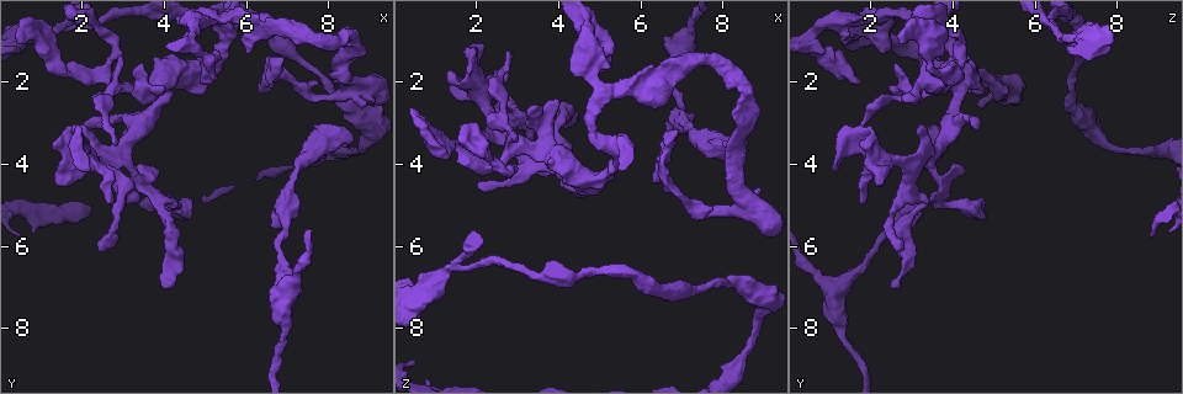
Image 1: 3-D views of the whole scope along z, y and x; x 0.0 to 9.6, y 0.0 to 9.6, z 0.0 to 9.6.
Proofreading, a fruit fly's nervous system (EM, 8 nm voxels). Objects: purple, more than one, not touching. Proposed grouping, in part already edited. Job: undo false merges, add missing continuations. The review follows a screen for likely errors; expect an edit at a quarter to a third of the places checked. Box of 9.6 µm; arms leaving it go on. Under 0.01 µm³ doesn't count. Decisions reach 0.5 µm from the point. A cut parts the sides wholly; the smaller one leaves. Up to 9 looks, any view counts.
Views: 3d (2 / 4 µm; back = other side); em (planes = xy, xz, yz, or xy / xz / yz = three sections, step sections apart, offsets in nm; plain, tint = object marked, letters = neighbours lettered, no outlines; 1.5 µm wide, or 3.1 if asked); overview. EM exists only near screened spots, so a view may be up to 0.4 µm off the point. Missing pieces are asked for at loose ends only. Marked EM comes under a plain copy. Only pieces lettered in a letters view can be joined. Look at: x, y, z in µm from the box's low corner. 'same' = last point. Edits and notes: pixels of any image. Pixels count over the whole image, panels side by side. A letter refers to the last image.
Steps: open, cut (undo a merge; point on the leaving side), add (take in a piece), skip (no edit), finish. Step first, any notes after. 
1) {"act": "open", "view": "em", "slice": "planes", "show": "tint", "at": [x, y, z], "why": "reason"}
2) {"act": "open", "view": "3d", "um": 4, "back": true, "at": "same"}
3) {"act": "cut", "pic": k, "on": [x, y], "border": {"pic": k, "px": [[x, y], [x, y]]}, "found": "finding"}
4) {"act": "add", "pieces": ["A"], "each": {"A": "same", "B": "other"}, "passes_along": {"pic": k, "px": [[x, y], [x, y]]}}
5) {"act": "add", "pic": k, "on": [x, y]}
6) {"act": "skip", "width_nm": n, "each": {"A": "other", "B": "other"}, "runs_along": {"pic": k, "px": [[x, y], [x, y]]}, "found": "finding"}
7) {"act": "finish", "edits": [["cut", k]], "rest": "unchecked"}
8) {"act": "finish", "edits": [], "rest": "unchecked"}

{"act": "open", "view": "em", "slice": "planes", "show": "tint", "at": [3.85, 4.70, 3.70], "why": "looks like a crossing"}

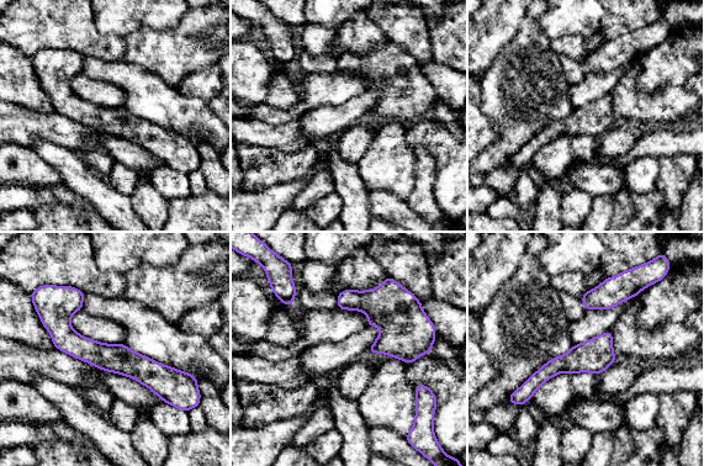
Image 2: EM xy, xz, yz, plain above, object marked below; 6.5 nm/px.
{"act": "open", "view": "em", "slice": "planes", "show": "letters", "at": "same"}

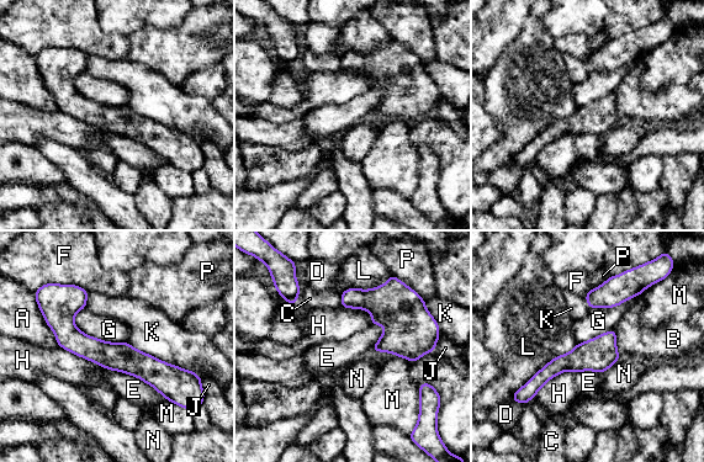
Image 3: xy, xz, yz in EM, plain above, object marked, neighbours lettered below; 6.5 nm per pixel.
{"act": "skip", "each": {"A": "other", "B": "other", "C": "other", "D": "other", "E": "other", "F": "other", "G": "other", "H": "other", "J": "other", "K": "other", "L": "other", "M": "other", "N": "other", "P": "other"}, "runs_along": {"pic": 3, "px": [[59, 335], [171, 382], [197, 382]]}, "found": "one neuron here"}

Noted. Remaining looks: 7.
{"act": "open", "view": "em", "slice": "planes", "show": "letters", "at": [1.50, 0.70, 6.50], "why": "thick turns thin"}

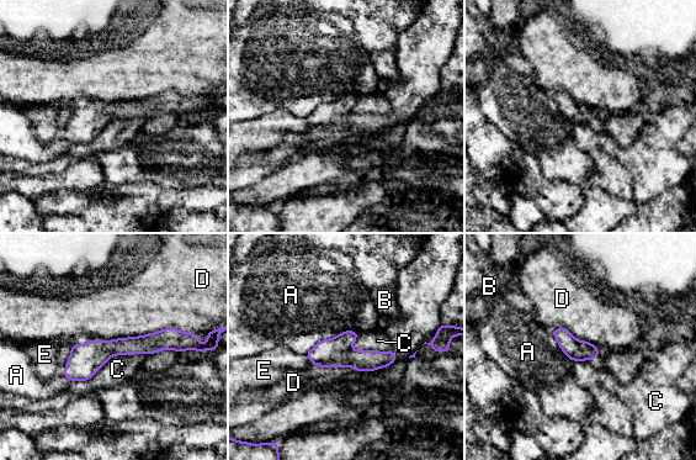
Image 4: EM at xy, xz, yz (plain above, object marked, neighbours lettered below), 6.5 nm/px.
{"act": "skip", "longest_contact_nm": ["D", 550], "each": {"A": "other", "B": "other", "C": "other", "D": "other", "E": "other"}, "border": {"pic": 4, "px": [[147, 354], [112, 355], [75, 381]]}, "found": "one neuron here"}

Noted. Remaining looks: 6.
{"act": "open", "view": "em", "slice": "planes", "show": "letters", "at": [6.55, 1.30, 4.05]}

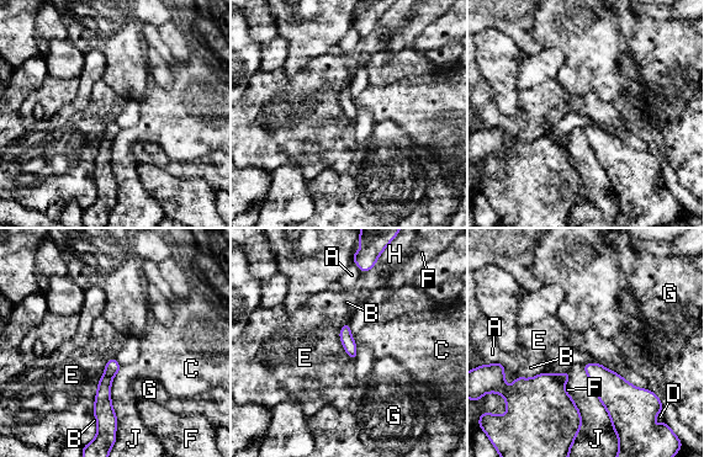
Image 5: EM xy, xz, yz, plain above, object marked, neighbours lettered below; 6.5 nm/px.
{"act": "skip", "each": {"A": "other", "B": "other", "C": "other", "D": "other", "E": "other", "F": "other", "G": "other", "H": "other", "J": "other"}, "runs_along": {"pic": 5, "px": [[114, 362], [104, 386], [106, 420]]}, "found": "no lettered piece goes on from it"}

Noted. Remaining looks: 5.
{"act": "open", "view": "em", "slice": "planes", "show": "letters", "at": [7.20, 4.25, 3.05], "why": "thin neck"}

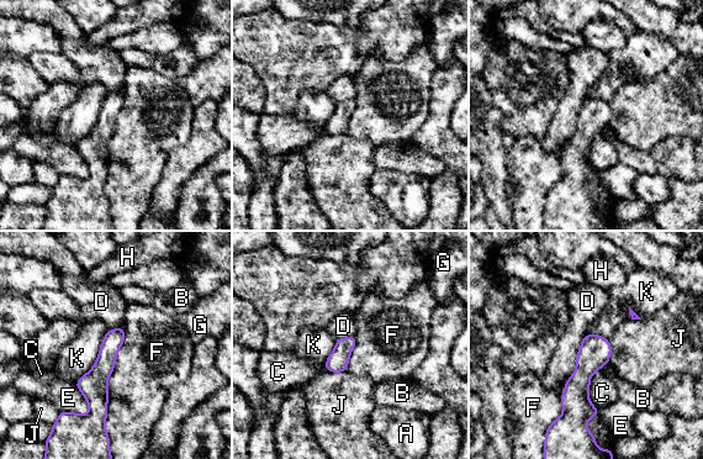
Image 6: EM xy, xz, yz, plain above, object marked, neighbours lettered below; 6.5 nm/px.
{"act": "skip", "each": {"A": "other", "B": "other", "C": "other", "D": "other", "E": "other", "F": "other", "G": "other", "H": "other", "J": "other", "K": "other"}, "runs_along": {"pic": 6, "px": [[121, 331], [98, 376], [100, 422]]}, "found": "continuous, no second neuron"}

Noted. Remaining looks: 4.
{"act": "finish", "edits": [], "rest": "unchecked"}

